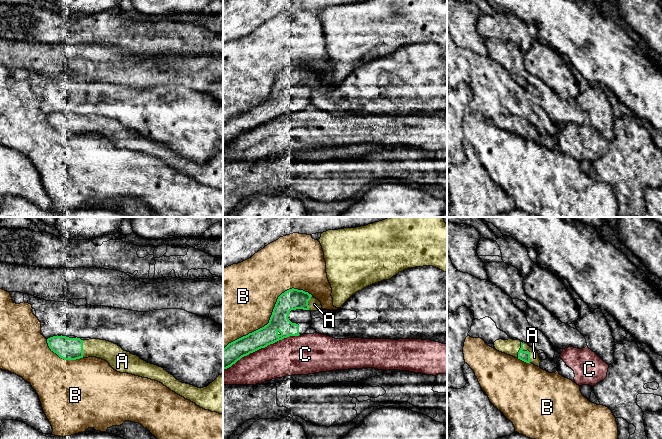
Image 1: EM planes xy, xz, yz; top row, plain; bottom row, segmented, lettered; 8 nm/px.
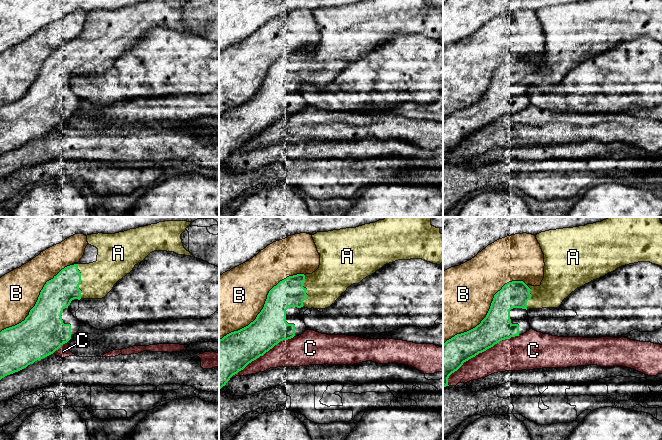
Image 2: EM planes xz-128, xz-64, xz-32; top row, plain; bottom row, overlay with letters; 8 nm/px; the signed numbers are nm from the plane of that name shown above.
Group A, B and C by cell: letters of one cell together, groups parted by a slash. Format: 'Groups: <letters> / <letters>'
Groups: A / B / C

